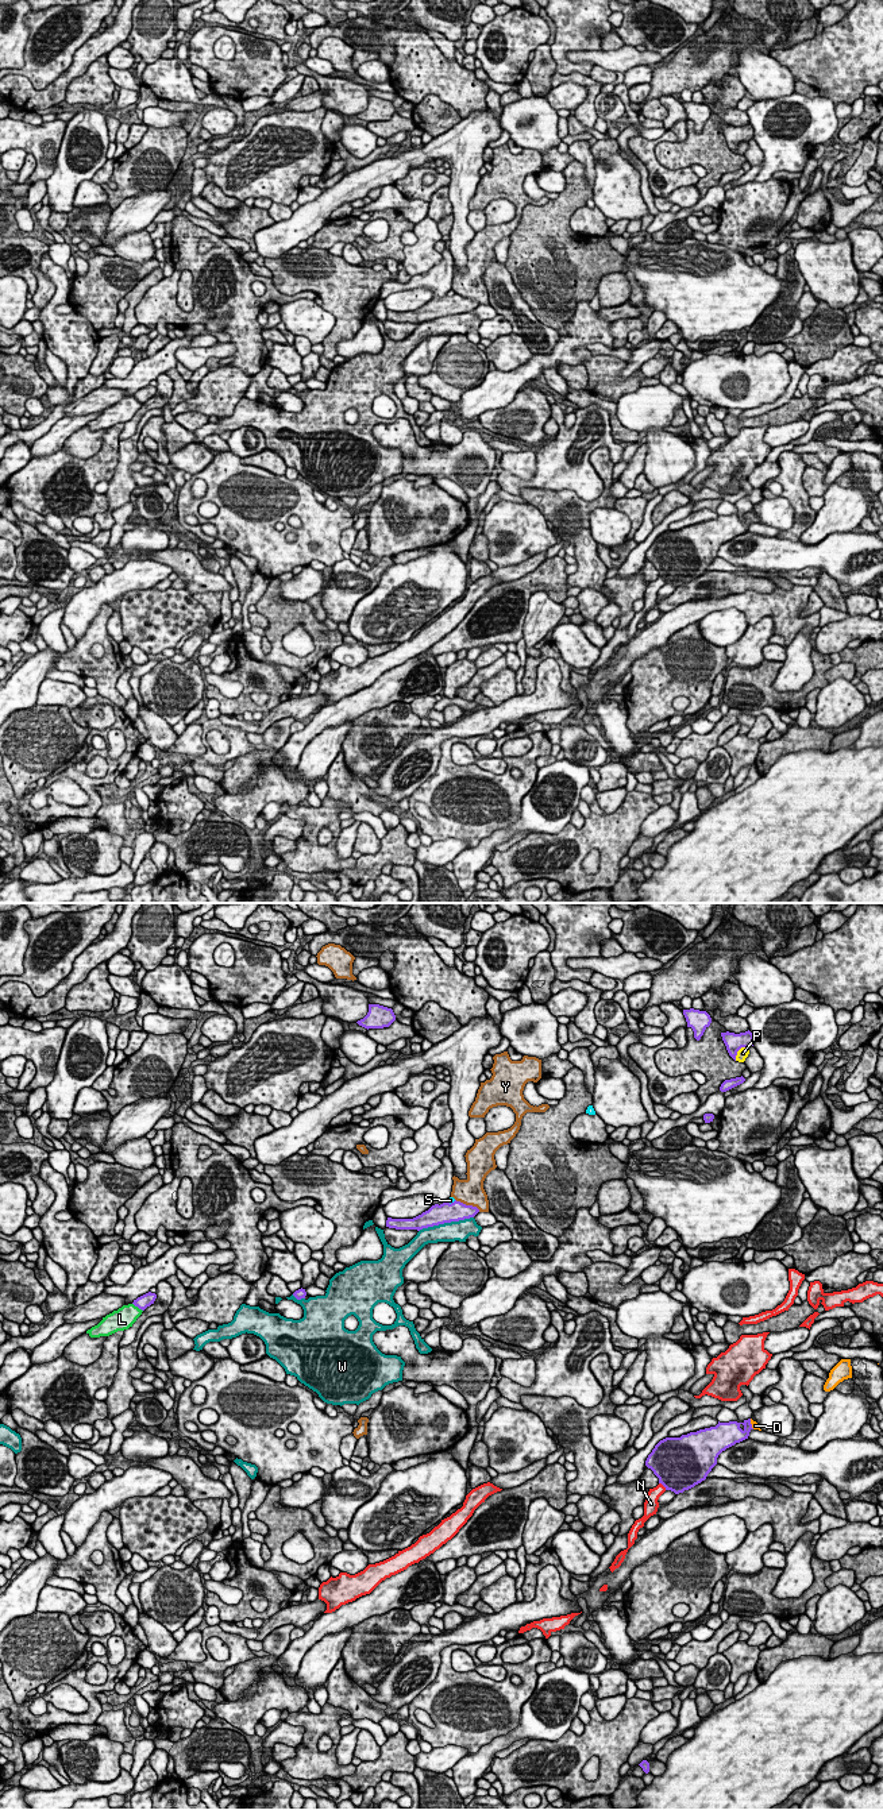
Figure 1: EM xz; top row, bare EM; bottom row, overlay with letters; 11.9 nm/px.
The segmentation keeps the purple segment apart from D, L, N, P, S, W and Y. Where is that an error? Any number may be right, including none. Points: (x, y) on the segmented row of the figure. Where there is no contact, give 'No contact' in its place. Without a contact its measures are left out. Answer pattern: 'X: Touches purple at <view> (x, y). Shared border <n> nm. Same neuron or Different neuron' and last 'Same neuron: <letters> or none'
D: Touches purple at xz (751, 1424). Shared border 140 nm. Same neuron
L: Touches purple at xz (138, 1307). Shared border 160 nm. Different neuron
N: Touches purple at xz (663, 1485). Shared border 130 nm. Different neuron
P: Touches purple at xz (739, 1049). Shared border 240 nm. Different neuron
S: Touches purple at xz (451, 1203). Shared border 120 nm. Different neuron
W: Touches purple at xz (446, 1222). Shared border 700 nm. Different neuron
Y: Touches purple at xz (467, 1205). Shared border 340 nm. Different neuron
Same neuron: D

